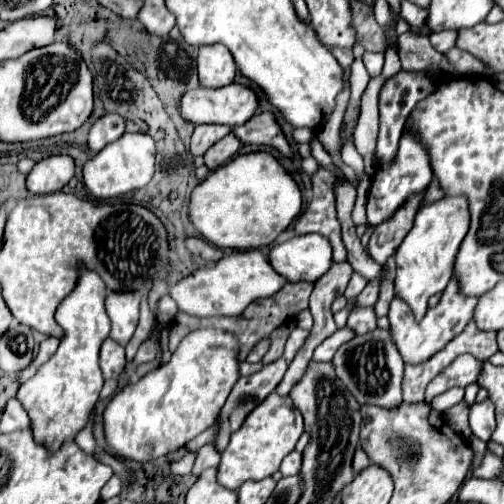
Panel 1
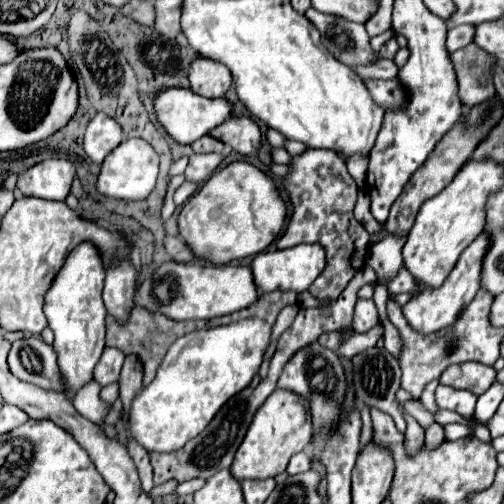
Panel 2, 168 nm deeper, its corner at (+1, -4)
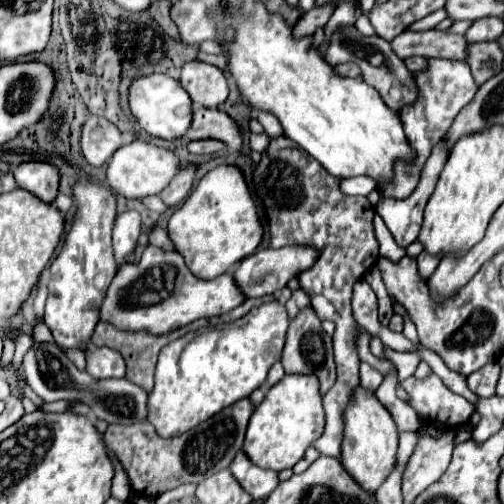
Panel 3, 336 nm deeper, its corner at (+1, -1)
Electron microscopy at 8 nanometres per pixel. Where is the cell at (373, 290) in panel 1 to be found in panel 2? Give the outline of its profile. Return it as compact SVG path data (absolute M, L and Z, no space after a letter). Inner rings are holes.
M386 234L378 244L374 244L368 252L366 264L372 266L378 278L392 278L402 266L402 246L406 236Z

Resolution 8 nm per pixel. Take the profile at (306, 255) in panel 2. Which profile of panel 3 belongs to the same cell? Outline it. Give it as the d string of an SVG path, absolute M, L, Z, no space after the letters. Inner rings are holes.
M296 245L284 249L260 249L240 261L238 269L234 269L234 279L246 297L262 297L278 293L280 289L286 287L290 279L296 277L296 273L302 273L304 269L308 269L308 265L314 263L316 263L316 249L296 249Z

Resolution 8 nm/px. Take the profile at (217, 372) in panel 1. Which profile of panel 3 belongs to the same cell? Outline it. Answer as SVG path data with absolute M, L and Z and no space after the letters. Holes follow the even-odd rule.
M274 301L252 309L242 319L205 326L168 343L156 363L156 383L148 395L148 423L164 439L178 437L238 399L250 397L264 383L272 363L280 359L286 329L286 309Z

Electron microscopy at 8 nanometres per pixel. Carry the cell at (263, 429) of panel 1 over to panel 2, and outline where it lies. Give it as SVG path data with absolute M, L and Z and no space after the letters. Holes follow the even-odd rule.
M276 388L254 414L254 420L244 436L244 442L240 444L234 456L234 464L230 468L232 476L236 480L244 480L244 478L258 480L258 478L274 478L282 474L290 458L302 452L310 444L312 434L314 434L312 416L308 414L306 400L292 390Z

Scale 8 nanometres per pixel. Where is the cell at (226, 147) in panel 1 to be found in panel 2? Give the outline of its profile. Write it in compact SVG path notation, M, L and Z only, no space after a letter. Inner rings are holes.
M192 154L190 162L186 166L186 180L200 184L206 182L210 178L210 174L218 168L218 164L222 162L224 154Z

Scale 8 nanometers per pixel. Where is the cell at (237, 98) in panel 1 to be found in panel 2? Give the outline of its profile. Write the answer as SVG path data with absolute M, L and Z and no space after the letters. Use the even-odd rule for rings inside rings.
M166 88L156 94L154 112L156 112L158 124L164 126L164 130L178 144L192 144L194 140L198 140L200 136L216 128L216 124L222 124L226 116L232 114L232 104L224 98L214 98L214 100L202 98L202 96L196 96L192 90L184 90L184 88Z

